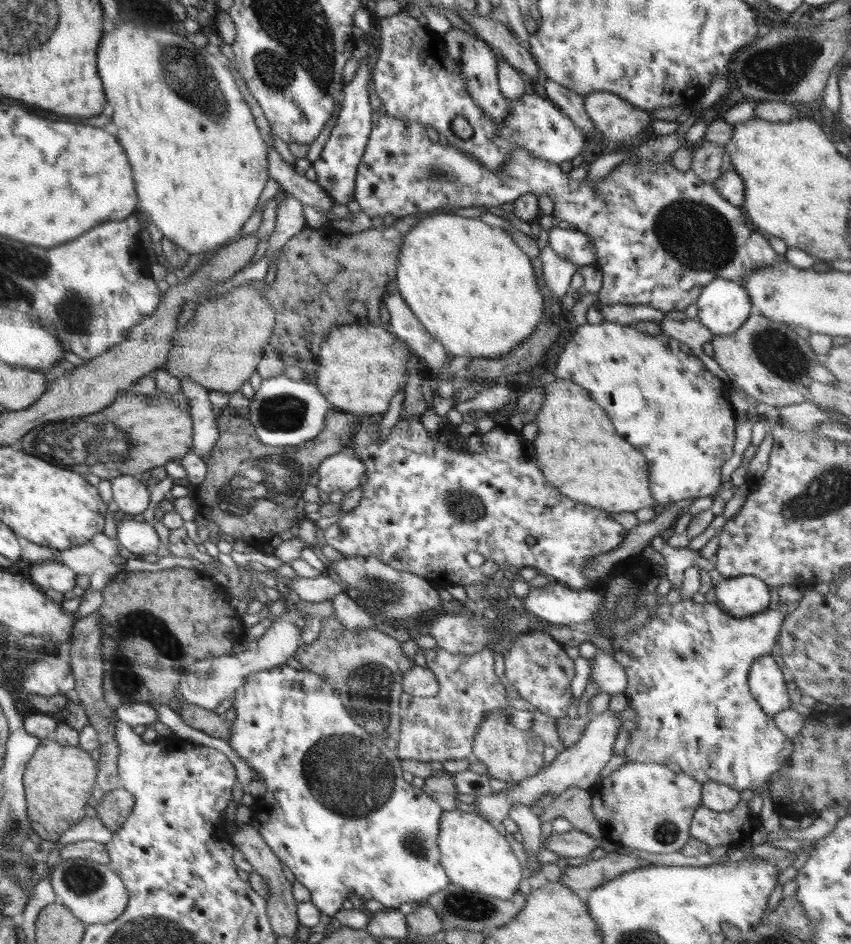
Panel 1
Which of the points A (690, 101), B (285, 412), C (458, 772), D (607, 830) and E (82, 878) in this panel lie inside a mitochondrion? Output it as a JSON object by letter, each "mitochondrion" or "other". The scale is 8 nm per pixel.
{"A":"other","B":"mitochondrion","C":"other","D":"other","E":"mitochondrion"}

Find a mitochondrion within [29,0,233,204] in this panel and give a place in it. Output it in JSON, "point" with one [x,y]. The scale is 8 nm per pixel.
{"point":[187,73]}

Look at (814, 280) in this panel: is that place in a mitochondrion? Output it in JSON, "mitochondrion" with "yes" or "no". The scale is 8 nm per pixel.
{"mitochondrion":"no"}

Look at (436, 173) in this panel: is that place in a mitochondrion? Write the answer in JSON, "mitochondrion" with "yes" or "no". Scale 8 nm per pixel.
{"mitochondrion":"yes"}

